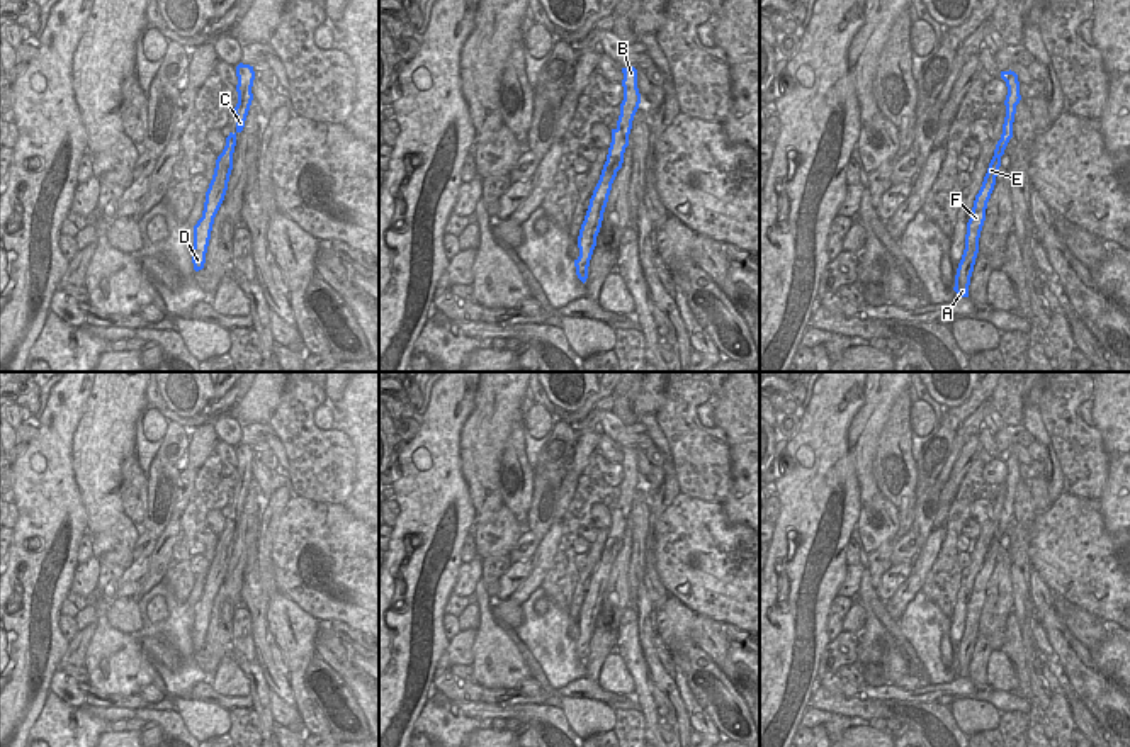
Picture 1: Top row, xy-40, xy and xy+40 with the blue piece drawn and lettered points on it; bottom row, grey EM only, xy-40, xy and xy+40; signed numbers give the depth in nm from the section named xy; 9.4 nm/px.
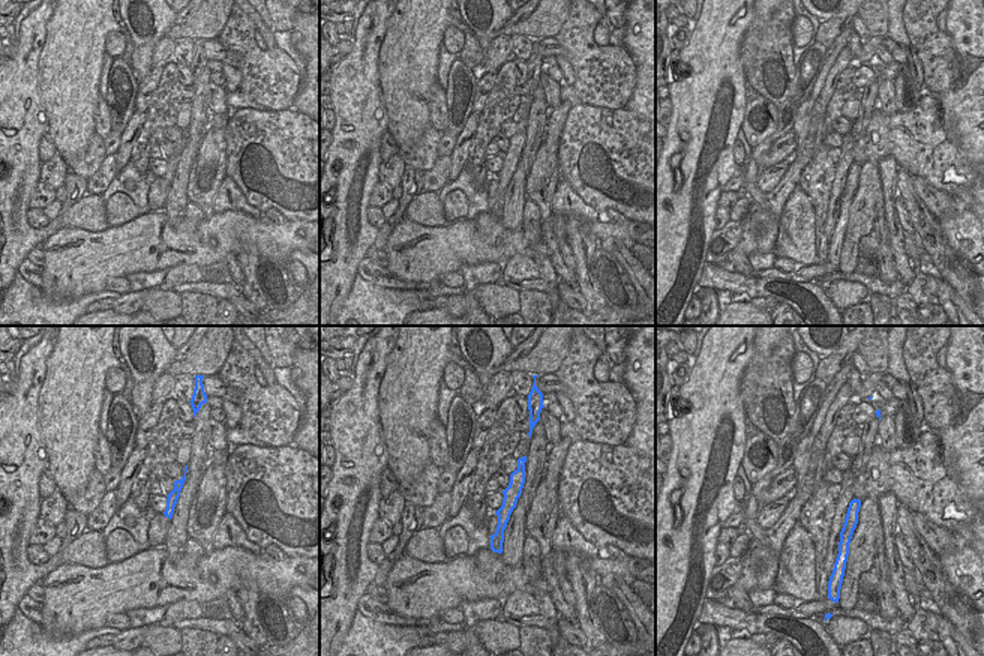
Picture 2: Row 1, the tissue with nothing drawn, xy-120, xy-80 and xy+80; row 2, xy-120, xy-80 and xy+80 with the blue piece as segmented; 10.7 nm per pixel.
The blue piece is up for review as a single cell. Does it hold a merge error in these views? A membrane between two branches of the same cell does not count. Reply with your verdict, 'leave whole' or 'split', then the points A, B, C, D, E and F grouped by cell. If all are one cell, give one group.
leave whole | A B C D E F

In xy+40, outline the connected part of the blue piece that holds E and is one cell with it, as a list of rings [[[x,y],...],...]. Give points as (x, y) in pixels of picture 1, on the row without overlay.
[[[1011,450],[1001,452],[1001,458],[1006,462],[1006,467],[1008,467],[1008,475],[1004,480],[1006,497],[1003,504],[1003,514],[996,525],[994,536],[989,543],[982,567],[979,574],[975,576],[972,594],[967,603],[965,630],[957,649],[955,667],[953,667],[953,671],[957,672],[957,677],[969,677],[969,666],[970,666],[975,638],[979,633],[979,618],[986,601],[987,582],[996,565],[996,557],[1001,547],[1001,536],[1004,535],[1004,530],[1009,520],[1013,518],[1013,503],[1014,503],[1016,486],[1021,480],[1018,455]]]

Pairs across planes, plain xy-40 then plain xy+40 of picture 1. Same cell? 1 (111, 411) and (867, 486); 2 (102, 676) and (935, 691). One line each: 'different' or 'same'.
1: same
2: different

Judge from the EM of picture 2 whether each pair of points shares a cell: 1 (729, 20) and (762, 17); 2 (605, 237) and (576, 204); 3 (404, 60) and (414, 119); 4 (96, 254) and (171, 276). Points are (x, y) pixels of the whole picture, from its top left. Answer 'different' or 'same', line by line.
1: different
2: different
3: same
4: different

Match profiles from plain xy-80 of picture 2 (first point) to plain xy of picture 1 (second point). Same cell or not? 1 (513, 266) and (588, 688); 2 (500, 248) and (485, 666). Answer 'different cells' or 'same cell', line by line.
1: different cells
2: same cell

